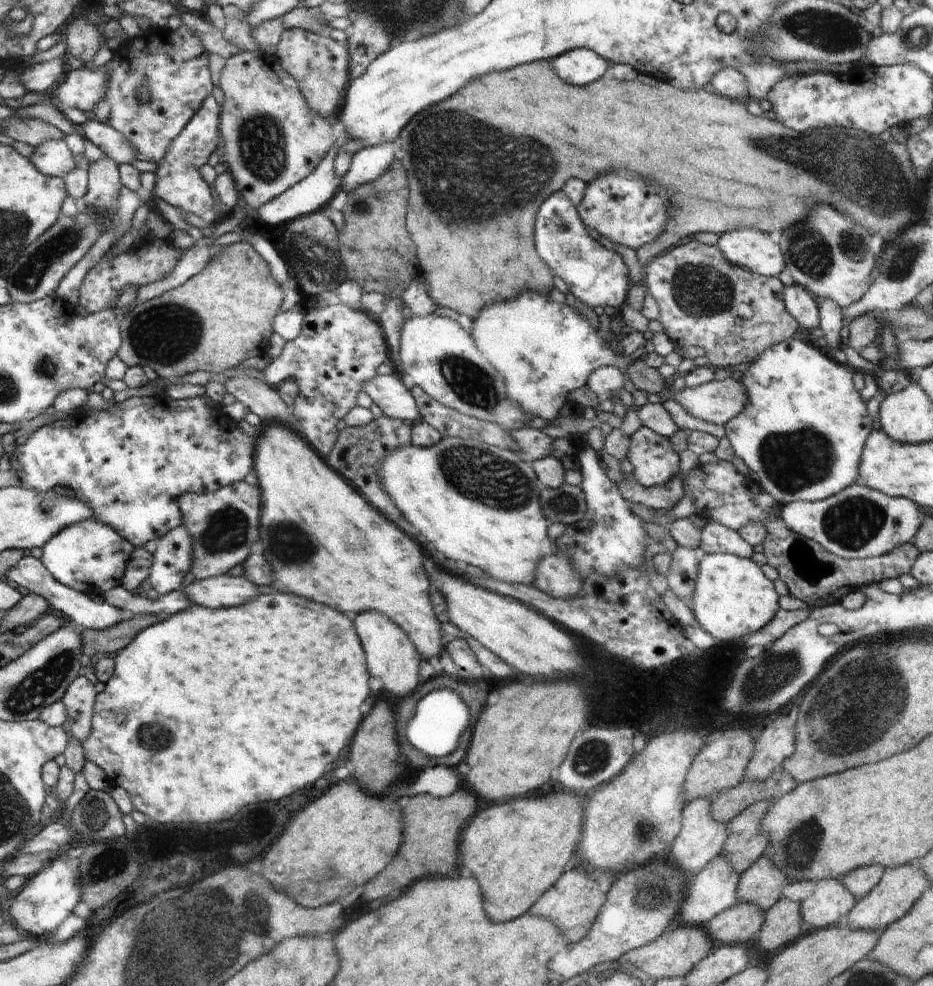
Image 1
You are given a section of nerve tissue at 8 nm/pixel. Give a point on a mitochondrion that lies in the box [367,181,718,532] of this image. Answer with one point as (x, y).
(465, 468)

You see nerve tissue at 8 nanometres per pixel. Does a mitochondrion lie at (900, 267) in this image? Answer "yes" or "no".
yes

